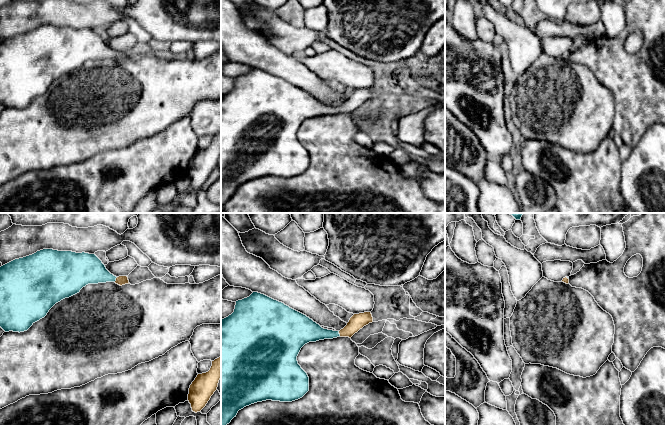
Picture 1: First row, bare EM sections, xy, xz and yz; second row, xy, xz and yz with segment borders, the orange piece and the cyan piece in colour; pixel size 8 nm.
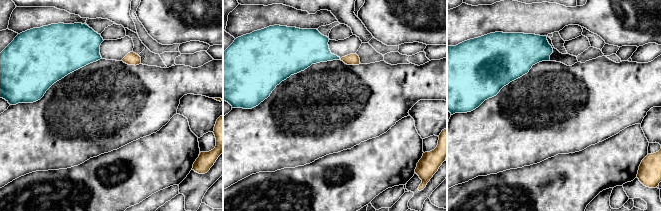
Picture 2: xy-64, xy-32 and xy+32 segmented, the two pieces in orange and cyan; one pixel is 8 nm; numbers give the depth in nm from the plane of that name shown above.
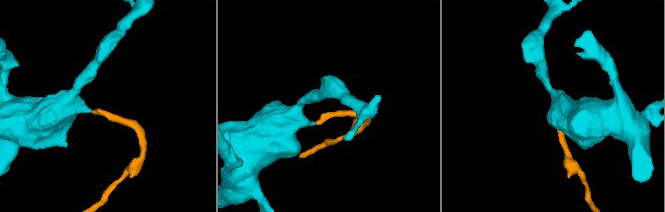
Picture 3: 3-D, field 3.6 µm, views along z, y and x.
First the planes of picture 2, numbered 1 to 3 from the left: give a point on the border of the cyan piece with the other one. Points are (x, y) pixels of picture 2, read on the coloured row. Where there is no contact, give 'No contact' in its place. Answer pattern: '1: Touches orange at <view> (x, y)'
1: No contact
2: No contact
3: No contact

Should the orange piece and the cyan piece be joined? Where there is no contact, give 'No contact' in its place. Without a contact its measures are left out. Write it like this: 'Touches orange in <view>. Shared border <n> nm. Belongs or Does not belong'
Touches orange in xz. Shared border 50 nm. Belongs

